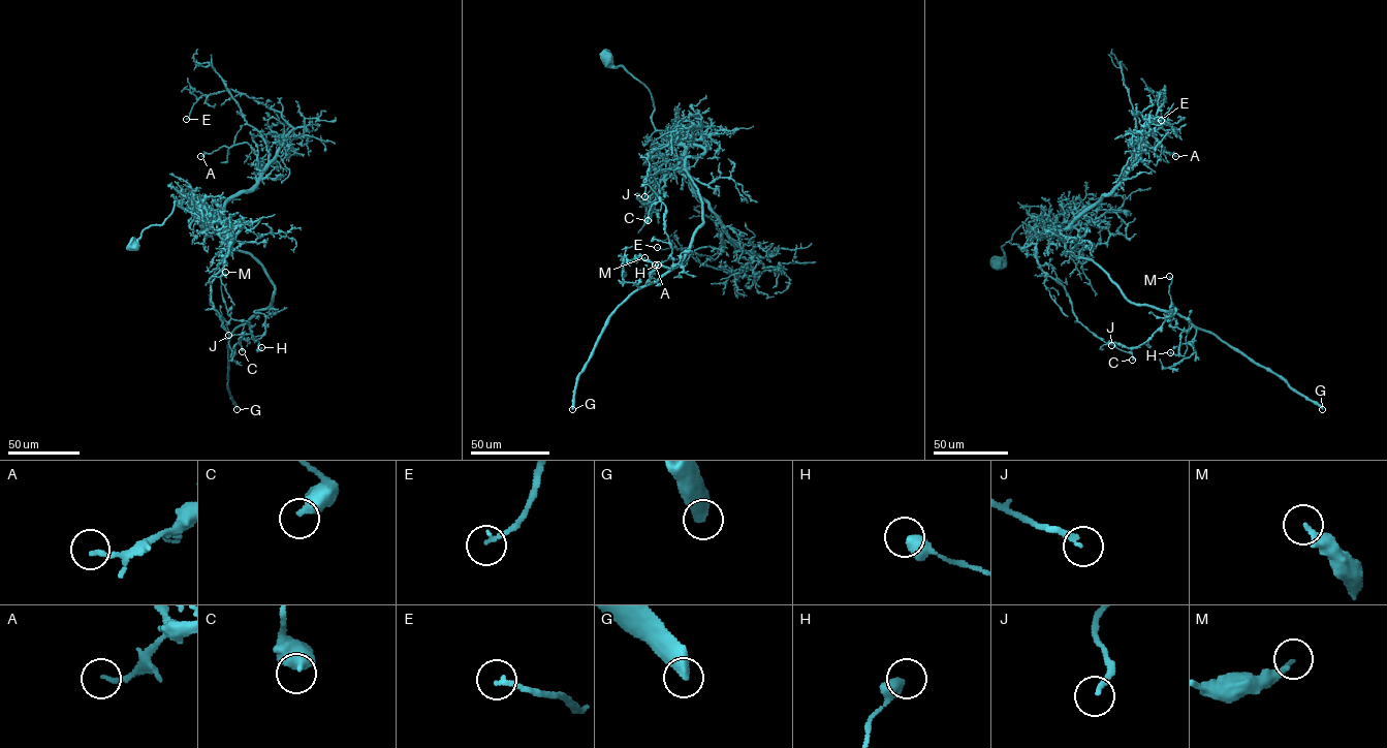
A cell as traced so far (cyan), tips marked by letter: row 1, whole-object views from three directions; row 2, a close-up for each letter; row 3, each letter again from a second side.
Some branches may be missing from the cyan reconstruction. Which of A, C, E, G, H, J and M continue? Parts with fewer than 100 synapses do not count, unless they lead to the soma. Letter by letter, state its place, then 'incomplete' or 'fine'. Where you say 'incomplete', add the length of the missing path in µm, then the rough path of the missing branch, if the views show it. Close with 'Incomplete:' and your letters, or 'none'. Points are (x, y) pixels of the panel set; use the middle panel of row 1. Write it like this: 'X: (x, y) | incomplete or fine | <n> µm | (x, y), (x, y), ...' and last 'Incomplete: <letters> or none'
A: (655, 265) | fine
C: (648, 220) | fine
E: (657, 247) | fine
G: (572, 409) | incomplete | 700 µm
H: (658, 265) | fine
J: (644, 196) | fine
M: (644, 257) | fine
Incomplete: G

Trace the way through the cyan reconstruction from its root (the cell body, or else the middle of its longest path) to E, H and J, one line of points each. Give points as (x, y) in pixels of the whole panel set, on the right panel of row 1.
E: (996, 265), (1031, 214), (1064, 230), (1109, 194), (1164, 102), (1164, 86), (1161, 120)
H: (996, 265), (1031, 214), (1050, 219), (1065, 248), (1098, 263), (1131, 302), (1188, 320), (1178, 354), (1170, 352)
J: (996, 265), (1031, 214), (1050, 219), (1057, 231), (1037, 242), (1037, 263), (1064, 286), (1078, 321), (1111, 345)

